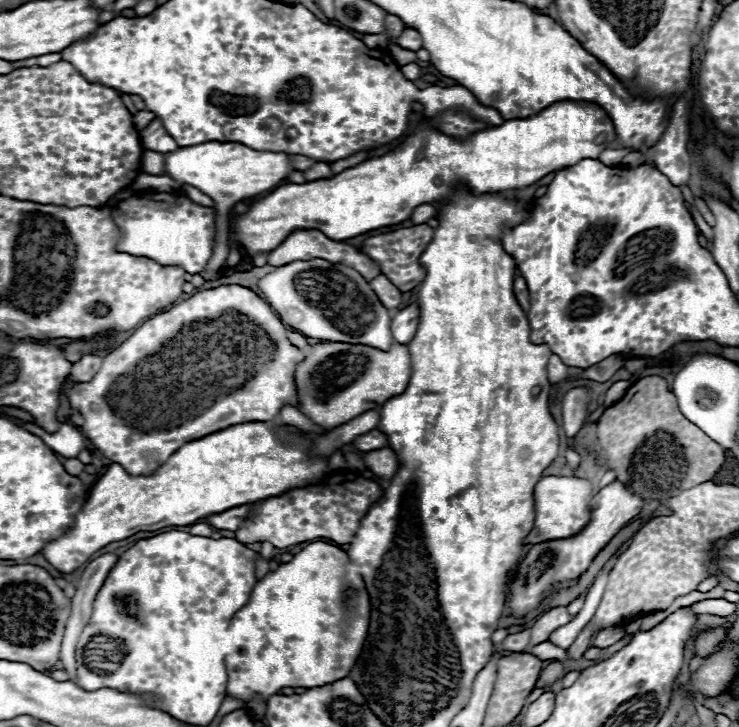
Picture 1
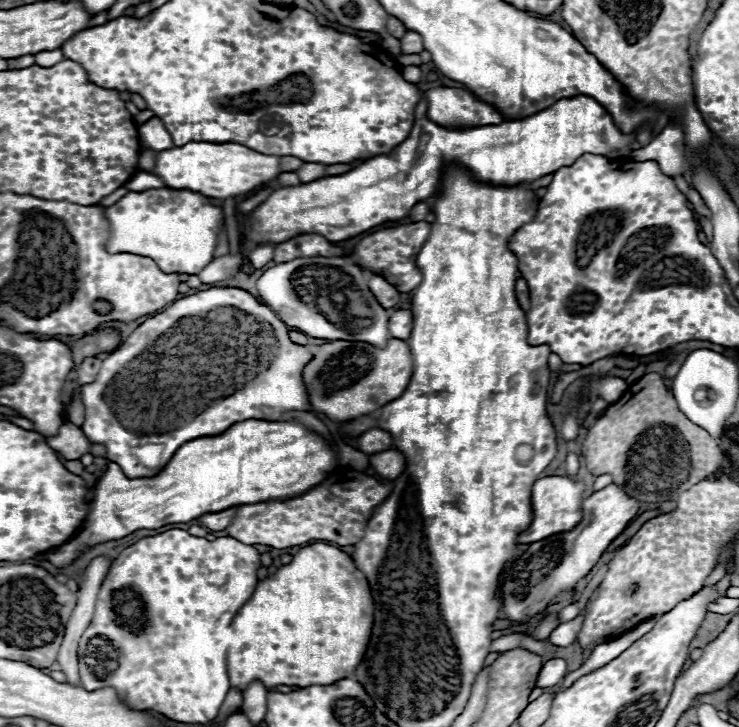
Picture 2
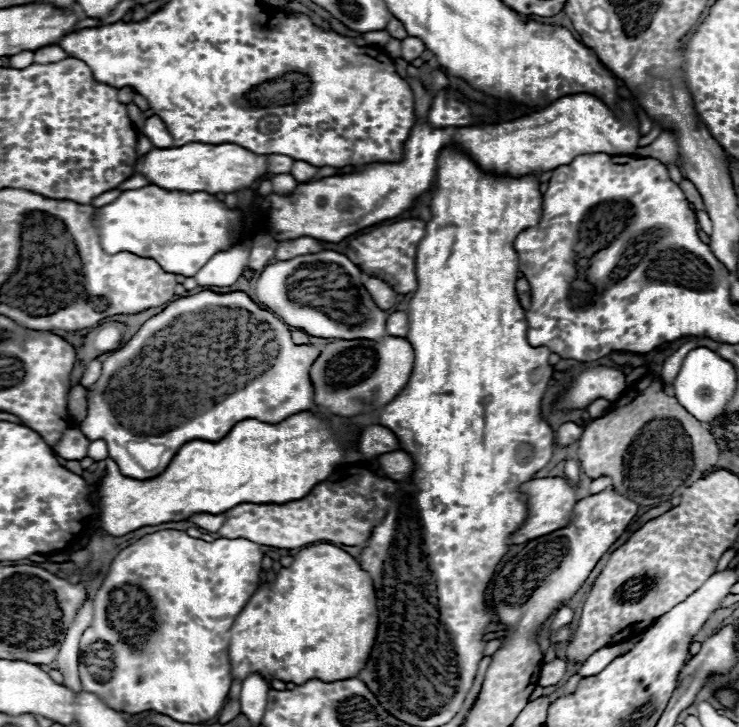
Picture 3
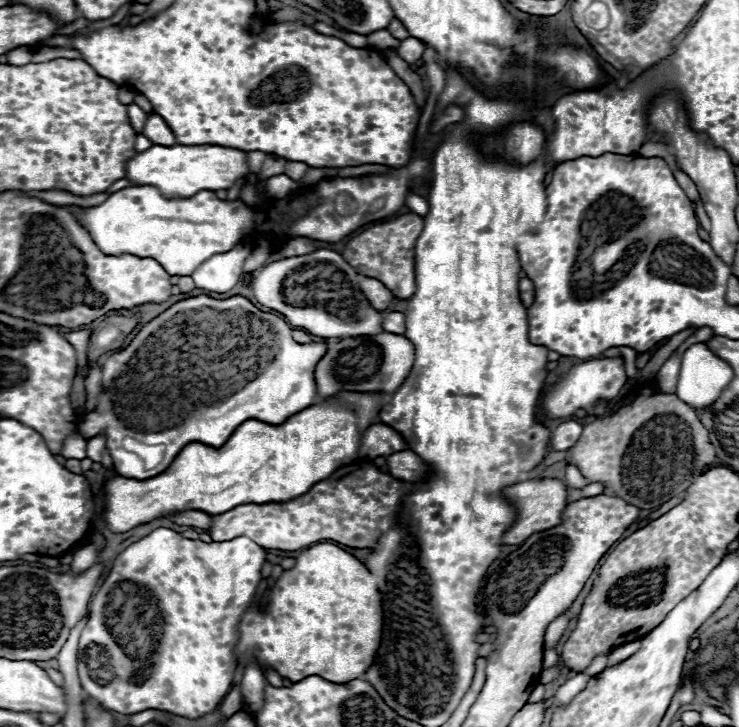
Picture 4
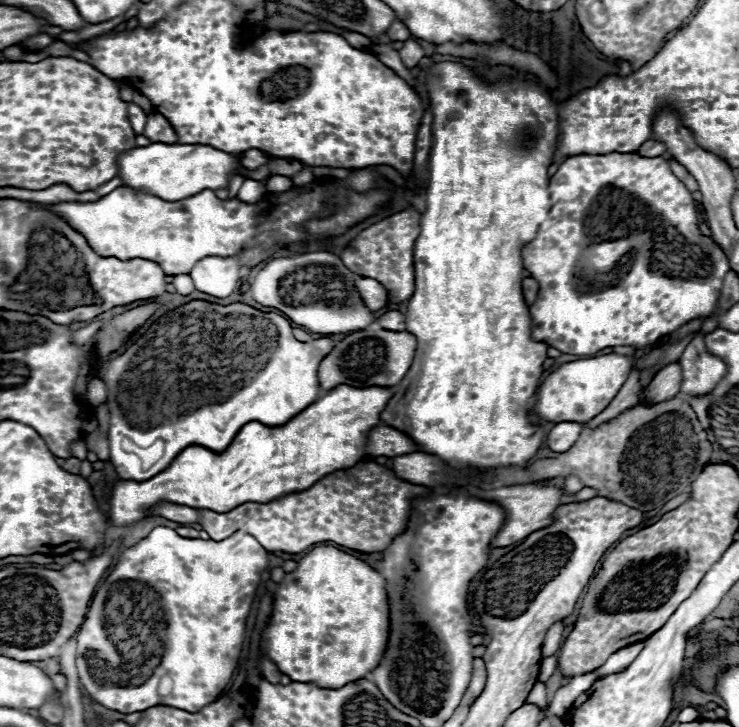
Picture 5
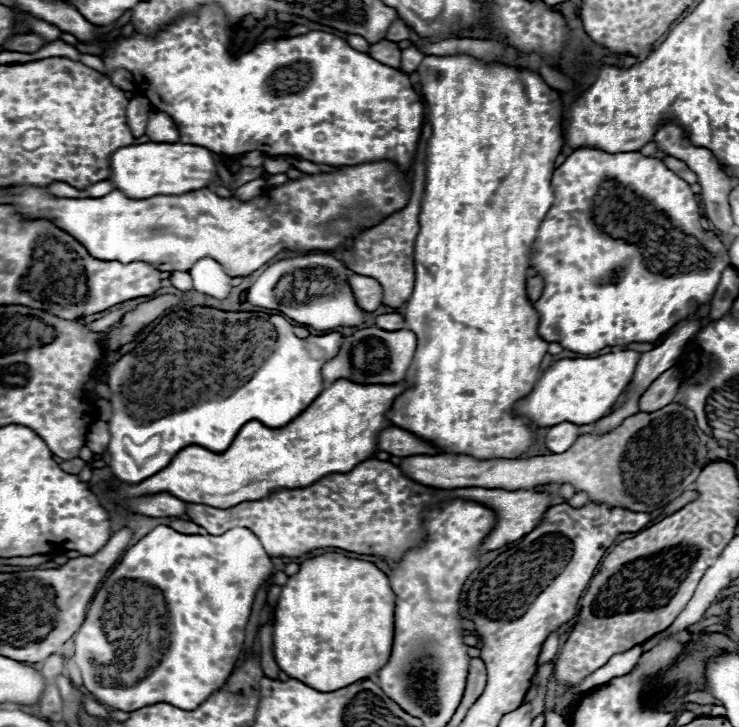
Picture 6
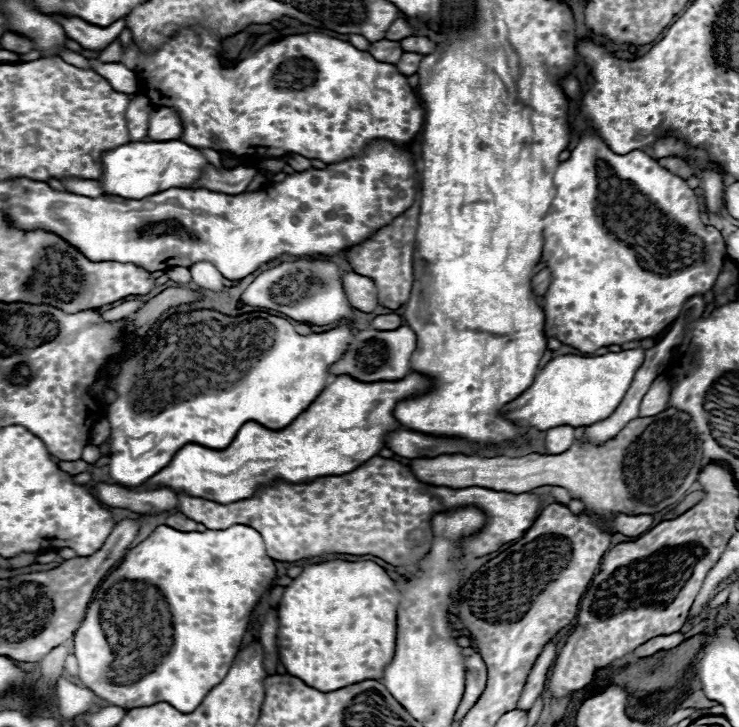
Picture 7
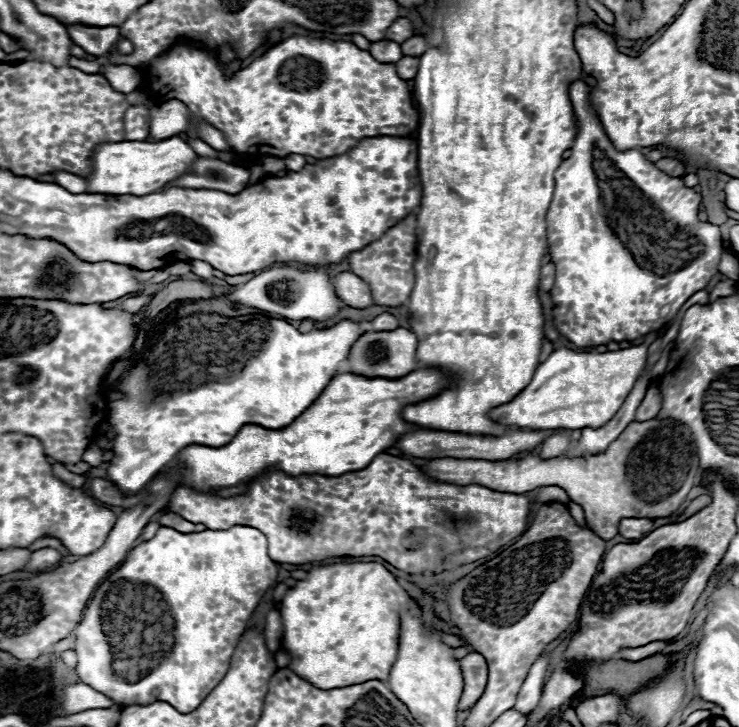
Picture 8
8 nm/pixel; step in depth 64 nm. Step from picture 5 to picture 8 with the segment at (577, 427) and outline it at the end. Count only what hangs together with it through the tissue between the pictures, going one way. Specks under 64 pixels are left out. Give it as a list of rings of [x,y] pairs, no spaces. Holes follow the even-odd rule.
[[[560,430],[556,434],[552,434],[544,444],[542,444],[542,450],[540,450],[540,458],[542,460],[550,460],[550,458],[558,458],[562,456],[562,452],[566,452],[566,448],[572,446],[572,440],[570,440],[570,432],[566,430]]]

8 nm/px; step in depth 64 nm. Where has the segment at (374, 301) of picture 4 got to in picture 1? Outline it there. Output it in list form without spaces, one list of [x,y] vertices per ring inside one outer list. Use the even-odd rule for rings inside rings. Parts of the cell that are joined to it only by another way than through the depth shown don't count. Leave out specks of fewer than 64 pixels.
[[[382,274],[376,276],[374,280],[370,280],[370,286],[388,310],[398,308],[398,304],[402,302],[402,292],[398,288],[394,288],[394,284],[390,284],[390,280],[386,280],[386,276],[382,276]]]

